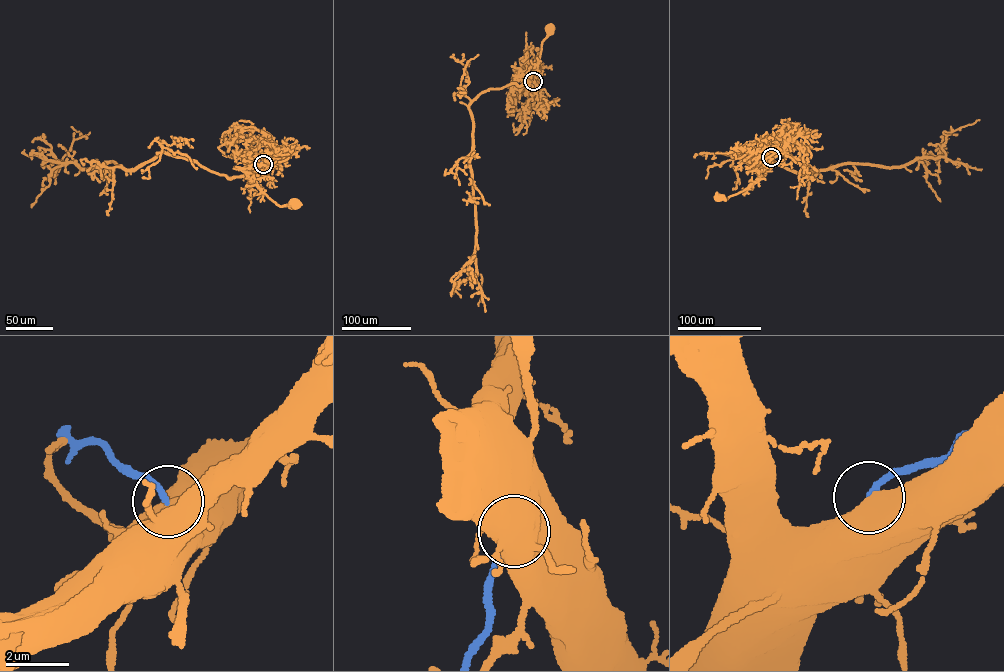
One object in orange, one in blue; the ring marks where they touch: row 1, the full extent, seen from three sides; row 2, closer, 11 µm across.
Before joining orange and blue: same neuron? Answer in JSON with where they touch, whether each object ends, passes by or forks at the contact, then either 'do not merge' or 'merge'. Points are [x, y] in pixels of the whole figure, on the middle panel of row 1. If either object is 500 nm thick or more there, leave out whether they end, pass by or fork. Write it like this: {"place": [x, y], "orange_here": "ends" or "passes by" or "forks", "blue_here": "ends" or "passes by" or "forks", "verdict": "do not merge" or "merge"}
{"place": [533, 81], "verdict": "do not merge"}

